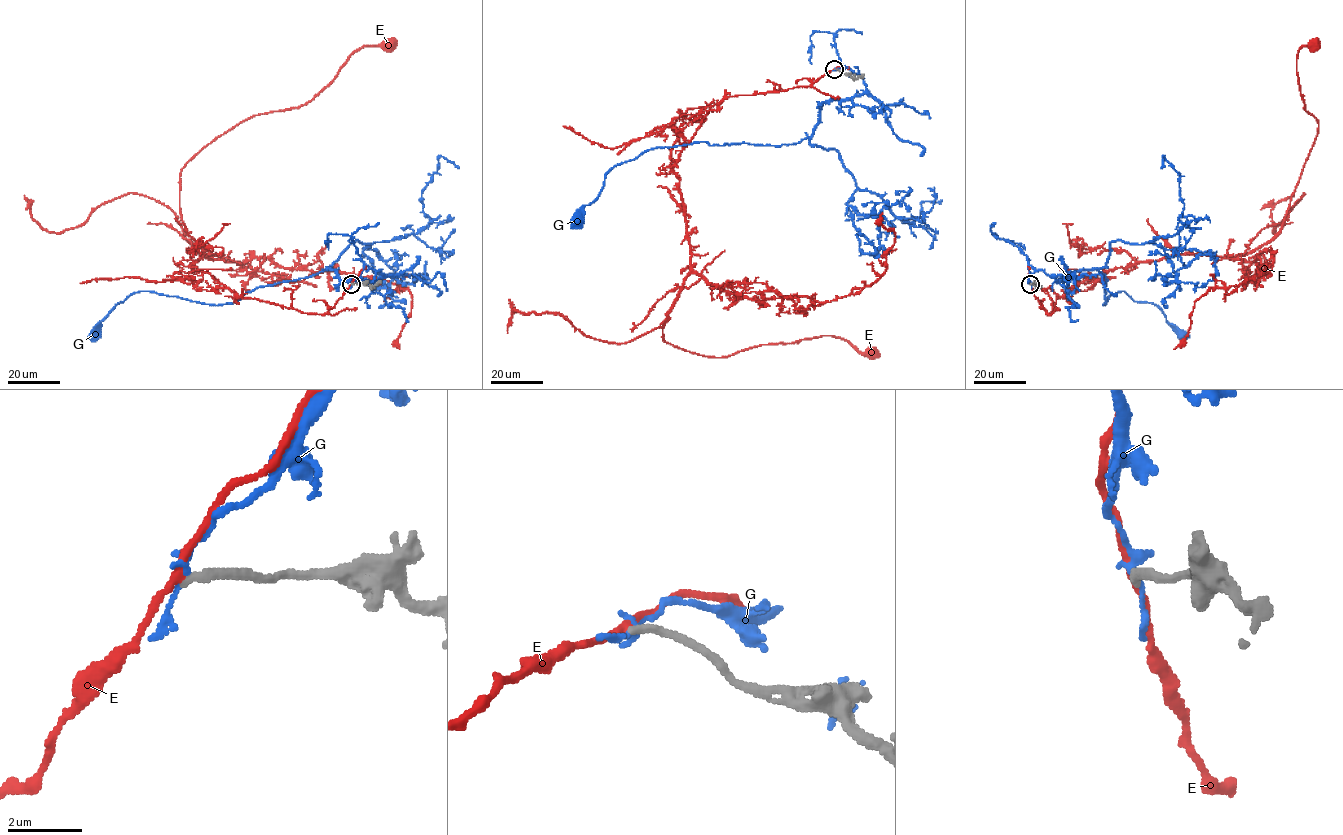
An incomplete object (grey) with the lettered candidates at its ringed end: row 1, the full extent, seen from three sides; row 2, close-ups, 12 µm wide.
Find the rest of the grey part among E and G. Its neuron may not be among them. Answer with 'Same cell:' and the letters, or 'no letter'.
Same cell: no letter

